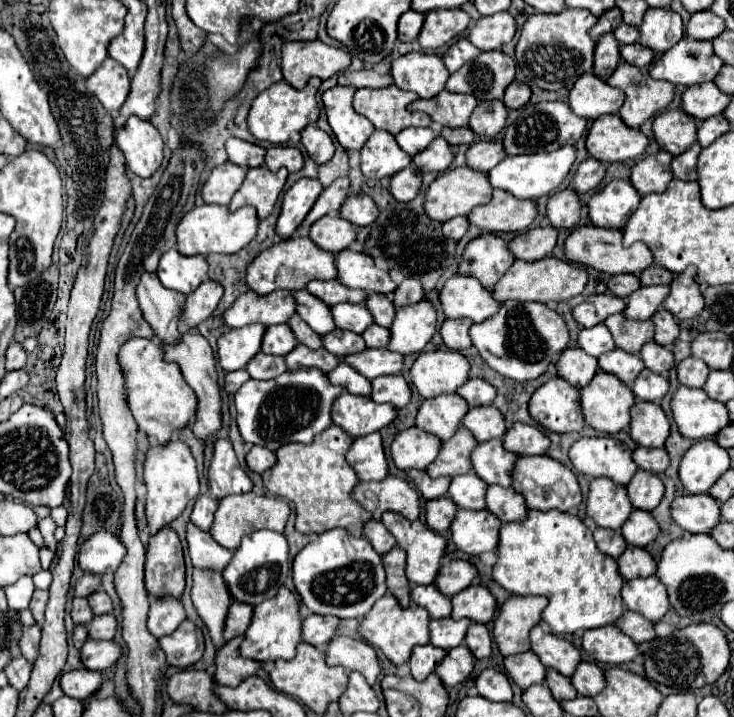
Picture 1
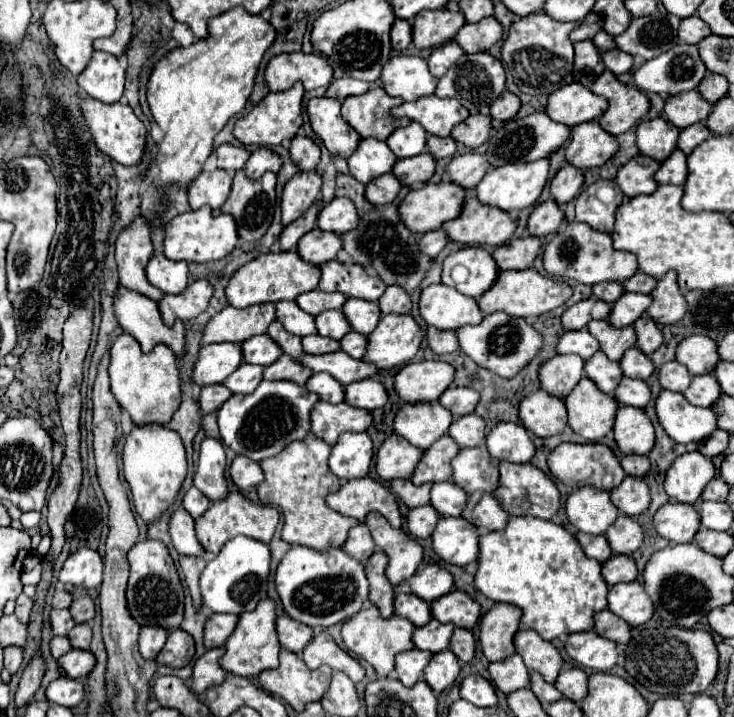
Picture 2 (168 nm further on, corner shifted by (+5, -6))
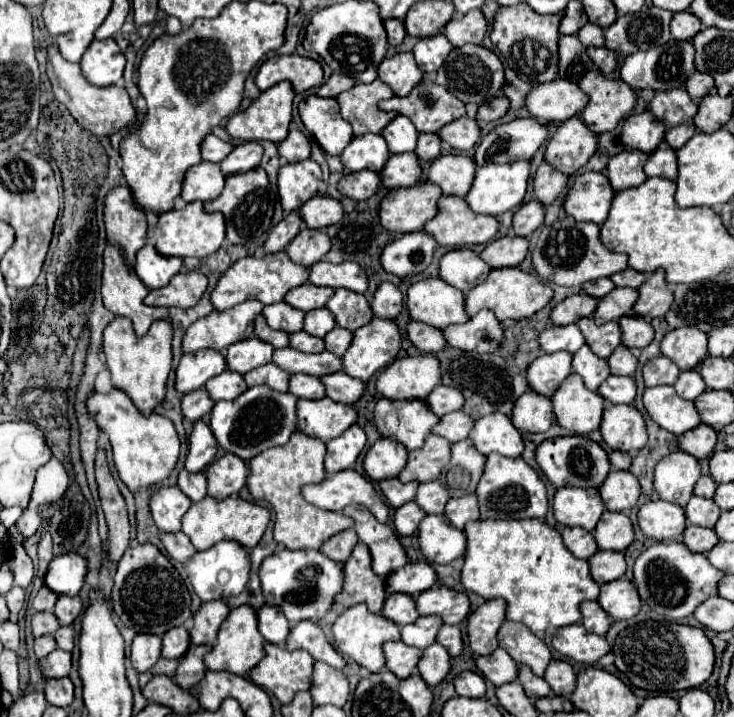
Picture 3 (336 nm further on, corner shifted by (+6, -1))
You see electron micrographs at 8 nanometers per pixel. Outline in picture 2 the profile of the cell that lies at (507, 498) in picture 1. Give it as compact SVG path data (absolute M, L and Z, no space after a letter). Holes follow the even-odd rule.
M473 493L463 511L463 519L475 523L481 531L499 531L507 525L509 515L493 493Z

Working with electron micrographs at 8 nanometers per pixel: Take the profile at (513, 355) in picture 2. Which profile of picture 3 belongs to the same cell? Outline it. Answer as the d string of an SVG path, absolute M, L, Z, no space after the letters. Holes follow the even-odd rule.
M480 310L464 324L452 324L442 330L446 342L460 350L474 350L482 354L490 354L498 350L502 342L502 326L498 318L494 318L492 310Z

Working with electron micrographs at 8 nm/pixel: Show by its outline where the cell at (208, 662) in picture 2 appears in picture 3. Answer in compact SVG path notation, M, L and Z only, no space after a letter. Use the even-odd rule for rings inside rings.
M190 646L188 652L180 658L180 664L178 664L178 670L176 670L176 676L174 676L174 682L180 688L188 690L202 680L202 676L206 674L204 654L208 650L210 650L208 646Z

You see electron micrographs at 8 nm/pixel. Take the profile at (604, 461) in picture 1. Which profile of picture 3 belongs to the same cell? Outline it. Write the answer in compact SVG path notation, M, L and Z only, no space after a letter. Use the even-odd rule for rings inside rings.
M556 436L538 444L536 462L544 476L556 486L578 486L578 488L598 488L606 474L610 472L608 454L596 442L586 436Z

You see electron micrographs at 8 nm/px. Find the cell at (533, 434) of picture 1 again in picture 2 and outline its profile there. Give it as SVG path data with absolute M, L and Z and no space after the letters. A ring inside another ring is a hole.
M499 423L487 433L489 453L499 461L527 463L535 455L535 445L527 429L519 423Z

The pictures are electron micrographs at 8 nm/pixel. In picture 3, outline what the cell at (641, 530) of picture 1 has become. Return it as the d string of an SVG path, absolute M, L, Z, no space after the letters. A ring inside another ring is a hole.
M606 510L594 528L594 538L596 538L598 550L620 550L620 552L624 552L634 540L632 522L622 512L608 512ZM612 546L626 546L626 548L612 548Z

